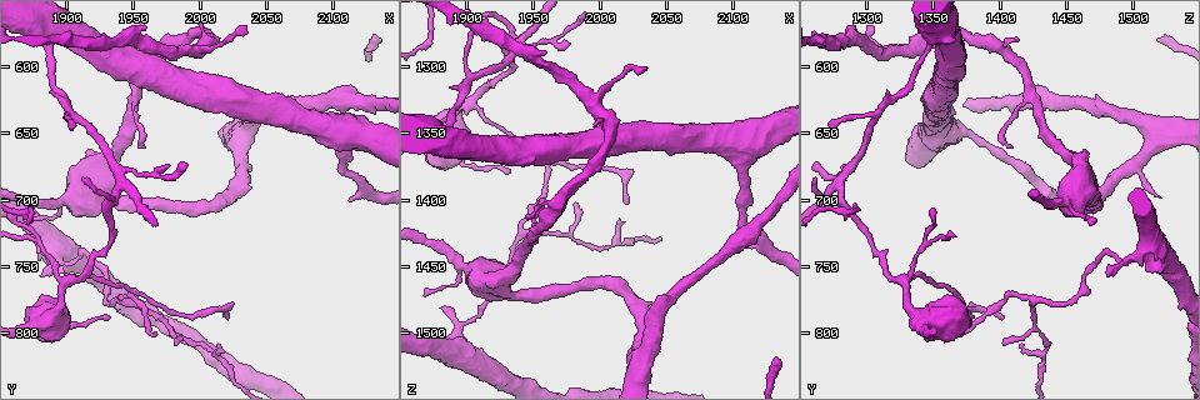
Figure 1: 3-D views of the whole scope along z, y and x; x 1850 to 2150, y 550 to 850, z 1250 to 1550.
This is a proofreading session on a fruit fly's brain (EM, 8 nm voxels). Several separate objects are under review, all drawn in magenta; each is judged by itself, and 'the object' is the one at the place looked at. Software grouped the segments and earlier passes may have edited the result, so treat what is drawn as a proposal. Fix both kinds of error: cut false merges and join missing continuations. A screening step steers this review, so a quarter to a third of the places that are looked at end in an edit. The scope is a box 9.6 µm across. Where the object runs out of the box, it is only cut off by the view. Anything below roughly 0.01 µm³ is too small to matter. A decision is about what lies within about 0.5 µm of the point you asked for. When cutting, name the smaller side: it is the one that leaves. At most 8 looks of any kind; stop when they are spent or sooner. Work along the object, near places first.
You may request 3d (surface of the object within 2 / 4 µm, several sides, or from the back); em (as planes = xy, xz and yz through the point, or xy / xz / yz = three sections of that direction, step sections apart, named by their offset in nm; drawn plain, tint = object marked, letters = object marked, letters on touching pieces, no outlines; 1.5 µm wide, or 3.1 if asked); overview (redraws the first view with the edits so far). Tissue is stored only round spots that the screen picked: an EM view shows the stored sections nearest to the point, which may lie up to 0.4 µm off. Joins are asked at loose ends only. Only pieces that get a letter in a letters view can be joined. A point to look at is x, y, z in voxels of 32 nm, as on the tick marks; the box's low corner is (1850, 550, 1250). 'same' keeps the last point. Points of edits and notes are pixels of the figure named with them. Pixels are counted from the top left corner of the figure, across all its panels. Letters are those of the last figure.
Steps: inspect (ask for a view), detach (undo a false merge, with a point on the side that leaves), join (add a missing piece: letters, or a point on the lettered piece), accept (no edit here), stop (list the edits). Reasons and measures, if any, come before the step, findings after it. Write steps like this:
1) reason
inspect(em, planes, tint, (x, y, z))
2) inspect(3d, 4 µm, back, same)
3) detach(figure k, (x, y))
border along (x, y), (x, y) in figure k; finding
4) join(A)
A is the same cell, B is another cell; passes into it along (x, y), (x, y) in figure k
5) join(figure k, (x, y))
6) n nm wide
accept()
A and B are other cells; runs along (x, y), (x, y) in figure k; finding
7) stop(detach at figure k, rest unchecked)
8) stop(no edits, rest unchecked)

thin end
inspect(3d, 2 µm, (1974, 674, 1282))

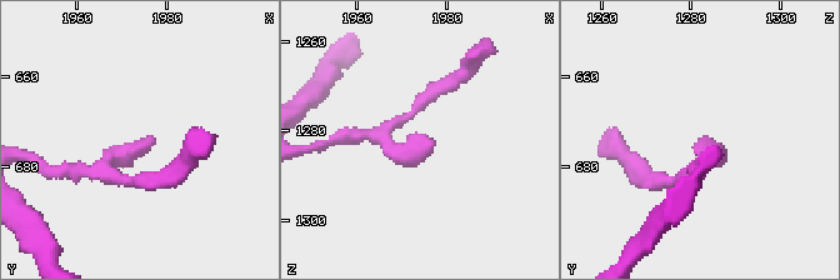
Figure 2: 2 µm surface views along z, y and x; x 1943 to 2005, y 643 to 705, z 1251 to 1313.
now the EM
inspect(em, planes, letters, (1976, 674, 1282))

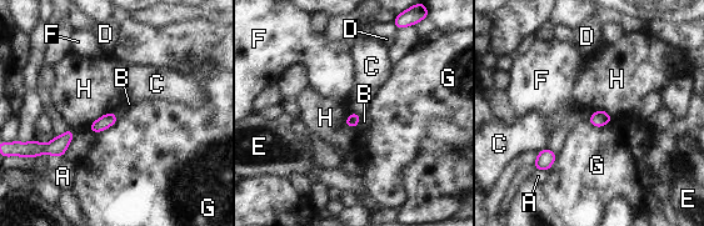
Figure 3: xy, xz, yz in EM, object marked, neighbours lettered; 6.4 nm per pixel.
G touches over 170 nm
accept()
A, B, C, D, E, F, G and H are other cells; border along (352, 111), (344, 124), (345, 127) in figure 3; none of them fits

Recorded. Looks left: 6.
four arms meet
inspect(3d, 4 µm, (1904, 760, 1326))

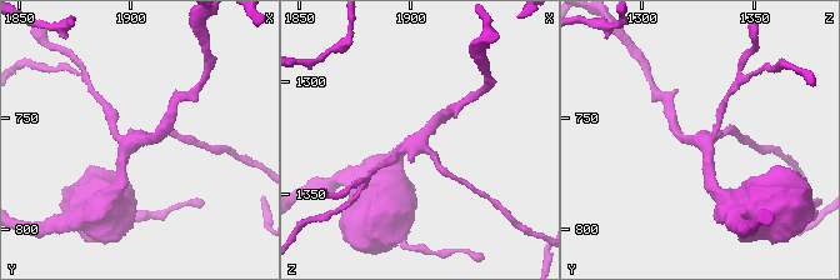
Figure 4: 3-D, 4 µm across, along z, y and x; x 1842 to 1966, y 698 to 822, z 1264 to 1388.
4 arms
inspect(em, planes, tint, (1904, 759, 1328))

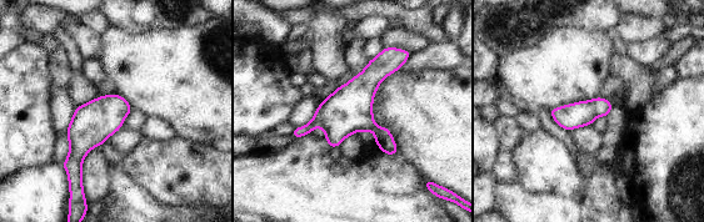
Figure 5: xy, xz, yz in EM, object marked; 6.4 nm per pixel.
see the neighbours
inspect(em, planes, letters, same)

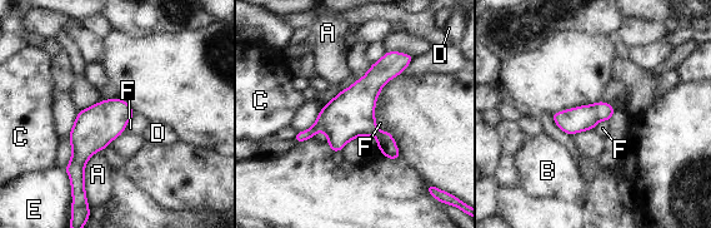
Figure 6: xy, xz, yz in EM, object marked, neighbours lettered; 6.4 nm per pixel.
accept()
A, B, C, D, E and F are other cells; border along (377, 97), (375, 125), (386, 132) in figure 6; continuous, no second neuron

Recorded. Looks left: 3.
a fork
inspect(em, planes, letters, (1944, 774, 1426))

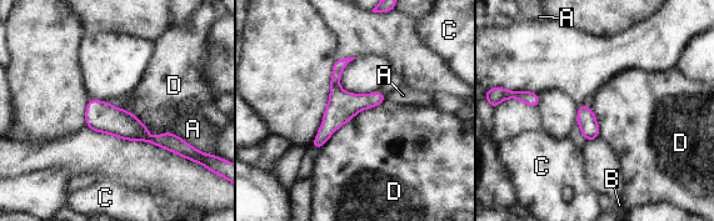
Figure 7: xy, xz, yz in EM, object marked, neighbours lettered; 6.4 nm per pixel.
120 nm wide
accept()
A, B, C and D are other cells; border along (385, 100), (358, 111), (320, 149) in figure 7; all the same neuron

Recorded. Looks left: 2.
stop(no edits, rest unchecked)

